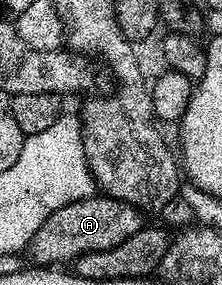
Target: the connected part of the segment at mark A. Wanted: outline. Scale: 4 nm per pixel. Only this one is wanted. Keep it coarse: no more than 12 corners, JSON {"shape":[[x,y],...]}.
{"shape":[[93,195],[58,207],[27,247],[37,266],[110,251],[141,210]]}

